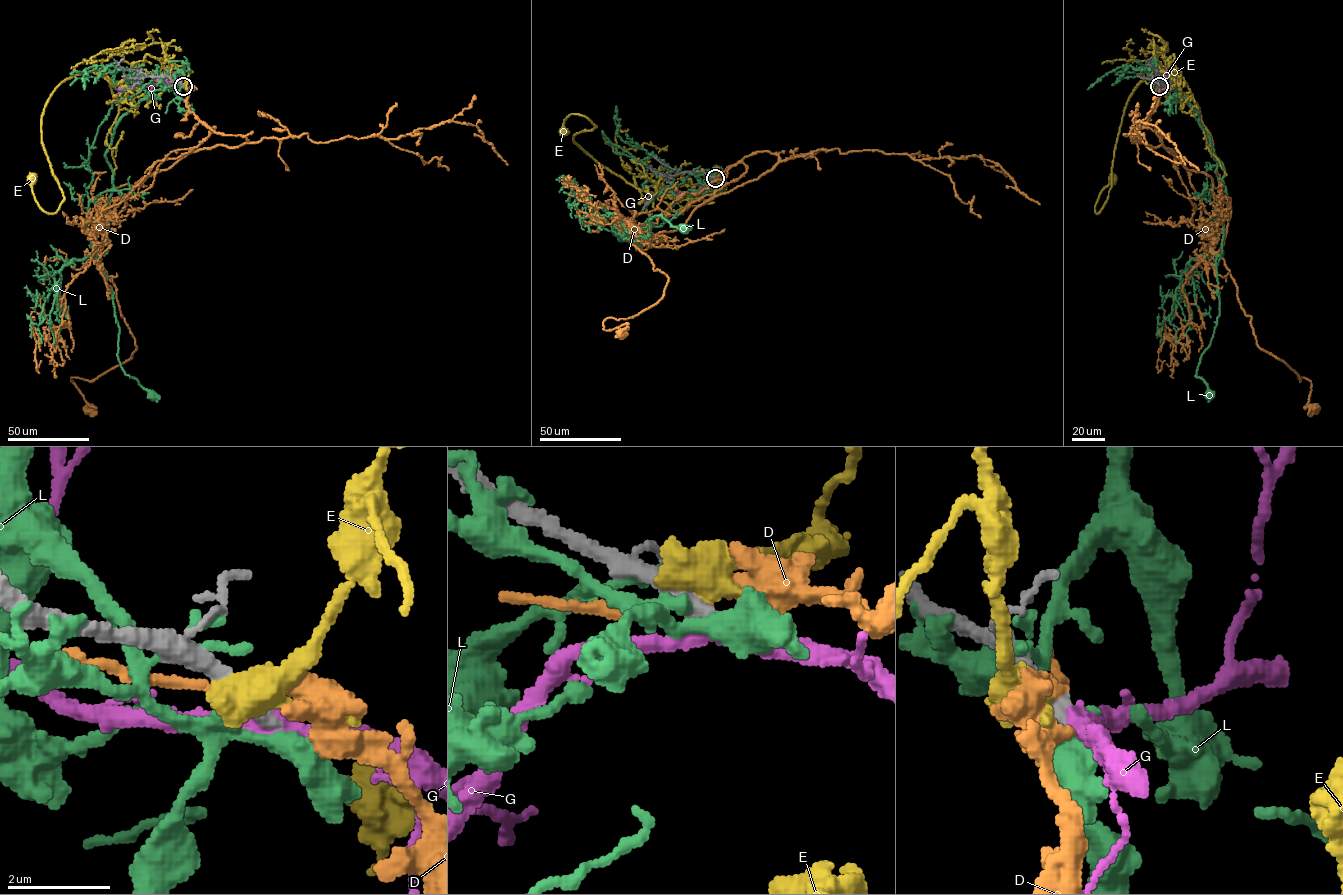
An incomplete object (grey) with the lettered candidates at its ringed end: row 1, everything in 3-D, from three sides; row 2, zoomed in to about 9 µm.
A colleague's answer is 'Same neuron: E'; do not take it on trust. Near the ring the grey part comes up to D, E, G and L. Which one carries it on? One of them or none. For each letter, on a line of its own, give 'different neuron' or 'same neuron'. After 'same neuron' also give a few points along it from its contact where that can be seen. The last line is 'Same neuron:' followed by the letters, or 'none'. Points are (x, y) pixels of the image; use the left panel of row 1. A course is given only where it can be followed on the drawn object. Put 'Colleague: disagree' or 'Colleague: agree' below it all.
D: different neuron
E: different neuron
G: same neuron; it runs (183, 85), (136, 75), (114, 97), (112, 105)
L: different neuron
Same neuron: G
Colleague: disagree

